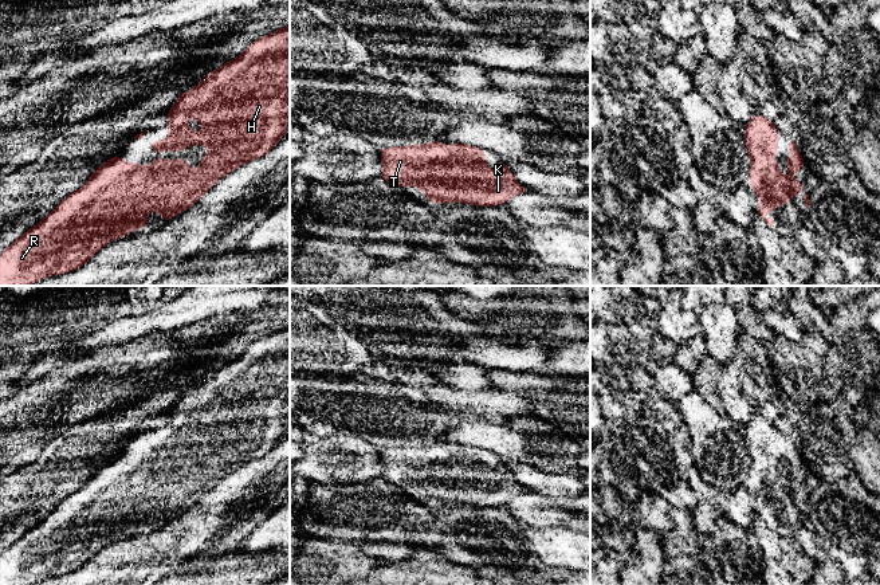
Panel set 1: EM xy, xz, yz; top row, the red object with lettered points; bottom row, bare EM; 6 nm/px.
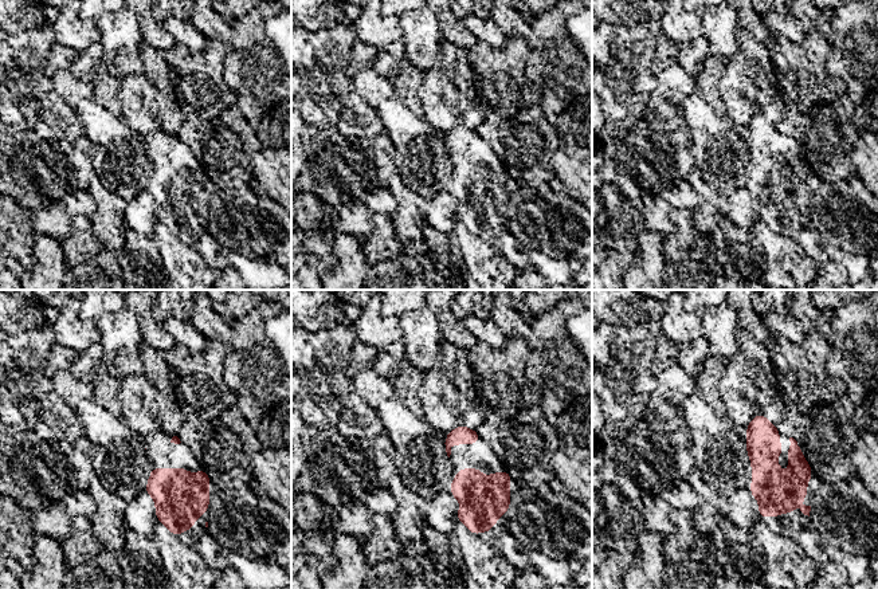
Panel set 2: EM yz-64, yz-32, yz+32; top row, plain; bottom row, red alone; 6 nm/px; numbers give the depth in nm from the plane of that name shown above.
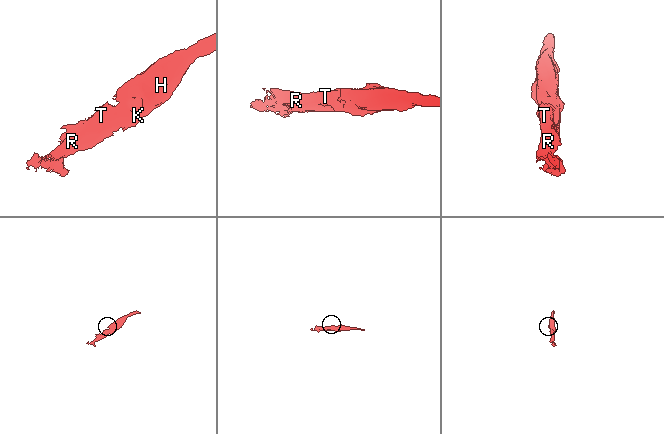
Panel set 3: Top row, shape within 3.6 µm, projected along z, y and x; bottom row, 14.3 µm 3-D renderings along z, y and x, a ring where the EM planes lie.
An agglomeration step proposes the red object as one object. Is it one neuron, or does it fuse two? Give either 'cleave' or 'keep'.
keep

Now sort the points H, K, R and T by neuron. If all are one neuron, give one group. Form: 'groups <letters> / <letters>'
groups H K R T

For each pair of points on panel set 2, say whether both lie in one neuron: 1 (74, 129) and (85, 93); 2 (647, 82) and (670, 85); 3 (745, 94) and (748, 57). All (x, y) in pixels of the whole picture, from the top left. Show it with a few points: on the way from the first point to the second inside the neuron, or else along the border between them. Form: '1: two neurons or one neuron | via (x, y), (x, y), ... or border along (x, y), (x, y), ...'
1: one neuron | via (62, 116), (62, 98), (71, 93)
2: two neurons | border along (657, 75), (657, 86), (649, 95)
3: one neuron | via (748, 85), (748, 66)

